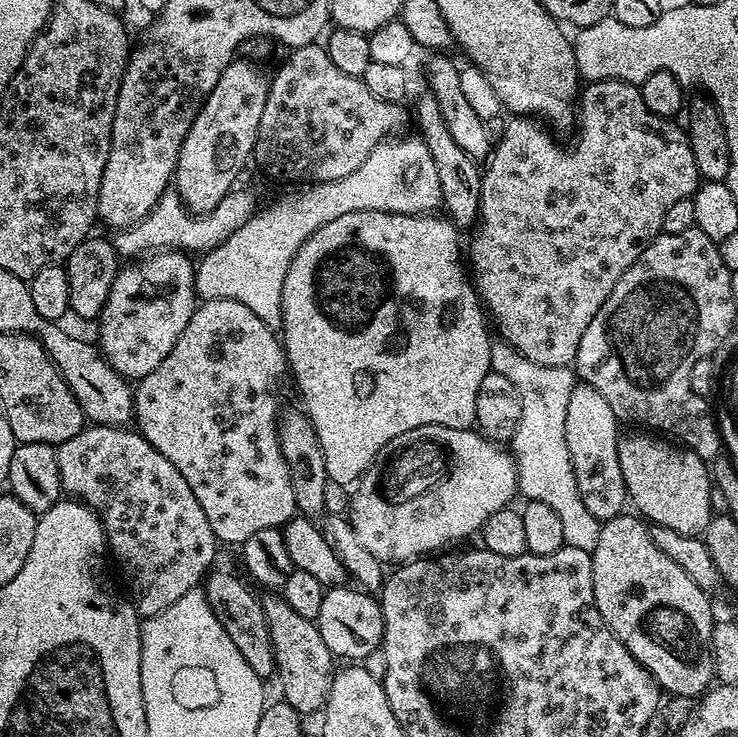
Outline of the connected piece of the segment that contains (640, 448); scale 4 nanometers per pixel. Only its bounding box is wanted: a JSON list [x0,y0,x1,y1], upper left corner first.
[616,430,714,536]

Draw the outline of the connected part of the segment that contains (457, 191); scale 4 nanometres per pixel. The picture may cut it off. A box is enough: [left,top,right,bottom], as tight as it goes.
[414,90,482,229]

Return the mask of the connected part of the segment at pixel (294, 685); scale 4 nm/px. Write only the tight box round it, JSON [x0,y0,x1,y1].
[263,594,334,714]

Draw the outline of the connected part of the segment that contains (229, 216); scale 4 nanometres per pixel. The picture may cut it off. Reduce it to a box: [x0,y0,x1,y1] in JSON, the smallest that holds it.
[114,190,257,258]

